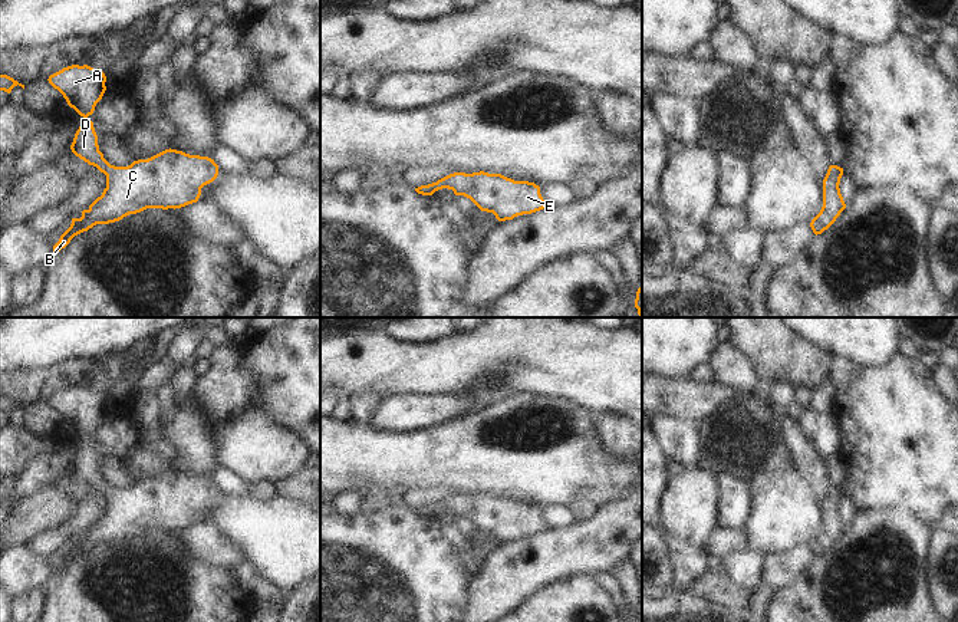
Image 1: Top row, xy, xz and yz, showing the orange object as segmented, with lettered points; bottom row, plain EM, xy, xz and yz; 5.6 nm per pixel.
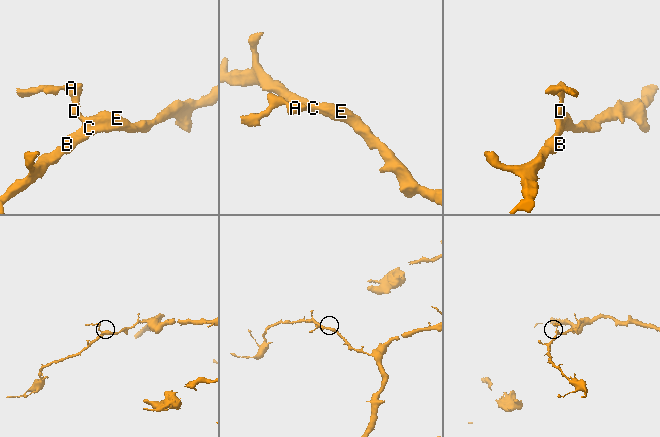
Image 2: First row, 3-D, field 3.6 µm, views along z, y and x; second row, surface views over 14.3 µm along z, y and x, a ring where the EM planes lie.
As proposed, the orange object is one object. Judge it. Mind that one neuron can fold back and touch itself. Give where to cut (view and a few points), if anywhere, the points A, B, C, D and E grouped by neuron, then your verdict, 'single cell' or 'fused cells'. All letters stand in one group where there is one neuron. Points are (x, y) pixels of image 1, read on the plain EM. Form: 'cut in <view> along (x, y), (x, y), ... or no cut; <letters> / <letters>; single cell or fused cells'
no cut; A B C D E; single cell

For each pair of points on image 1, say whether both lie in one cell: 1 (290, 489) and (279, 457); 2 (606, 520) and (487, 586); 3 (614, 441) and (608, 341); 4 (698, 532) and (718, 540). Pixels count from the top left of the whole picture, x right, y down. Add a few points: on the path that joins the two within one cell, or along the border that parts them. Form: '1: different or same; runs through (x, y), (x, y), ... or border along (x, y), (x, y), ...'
1: different; border along (303, 466), (272, 484)
2: same; runs through (576, 550), (555, 553), (533, 565), (517, 569)
3: different; border along (596, 415), (622, 414), (626, 418)
4: different; border along (717, 526), (701, 548)

